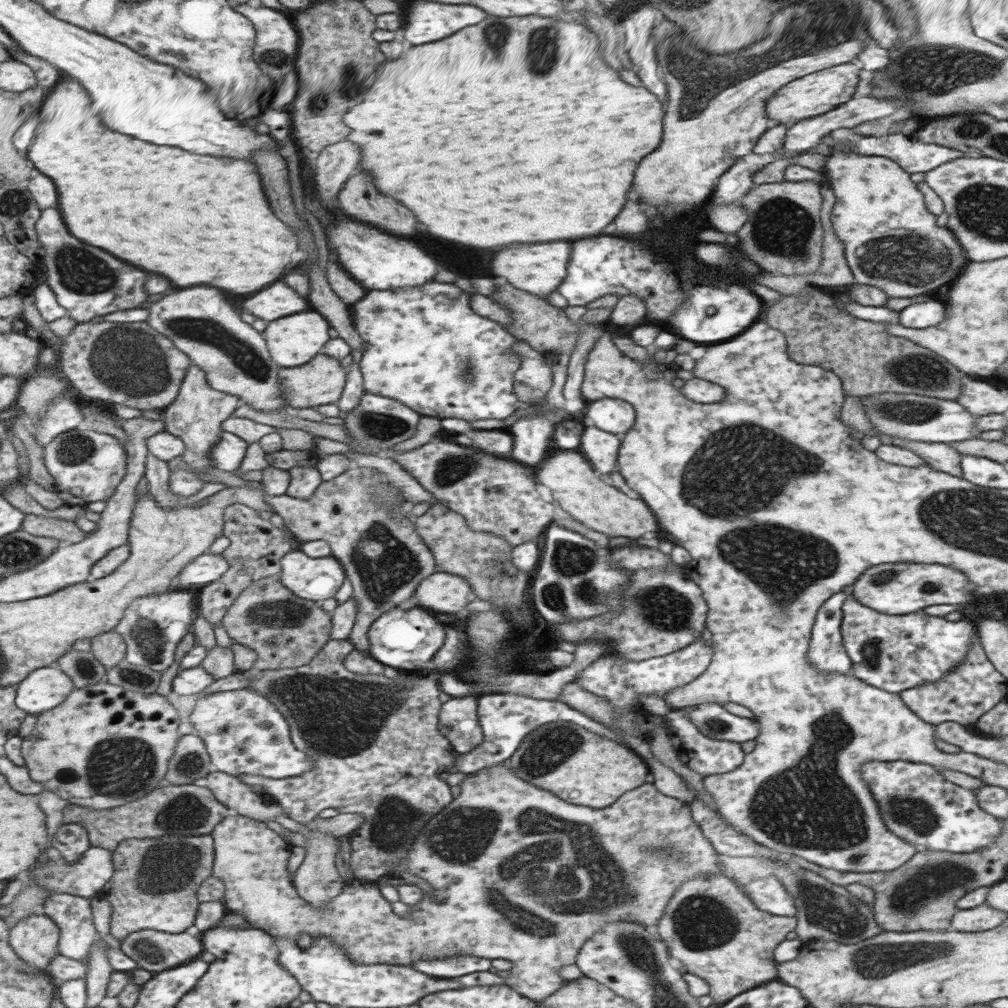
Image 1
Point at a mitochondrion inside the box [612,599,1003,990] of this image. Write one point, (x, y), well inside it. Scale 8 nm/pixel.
(810, 806)

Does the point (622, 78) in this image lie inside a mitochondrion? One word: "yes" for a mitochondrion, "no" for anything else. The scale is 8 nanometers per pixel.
no

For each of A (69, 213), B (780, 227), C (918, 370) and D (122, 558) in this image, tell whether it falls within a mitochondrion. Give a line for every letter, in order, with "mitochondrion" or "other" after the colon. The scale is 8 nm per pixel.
A: other
B: mitochondrion
C: mitochondrion
D: other

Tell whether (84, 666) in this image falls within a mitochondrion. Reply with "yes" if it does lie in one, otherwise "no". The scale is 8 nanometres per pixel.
yes

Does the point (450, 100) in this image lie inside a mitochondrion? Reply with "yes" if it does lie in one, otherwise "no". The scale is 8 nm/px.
no

